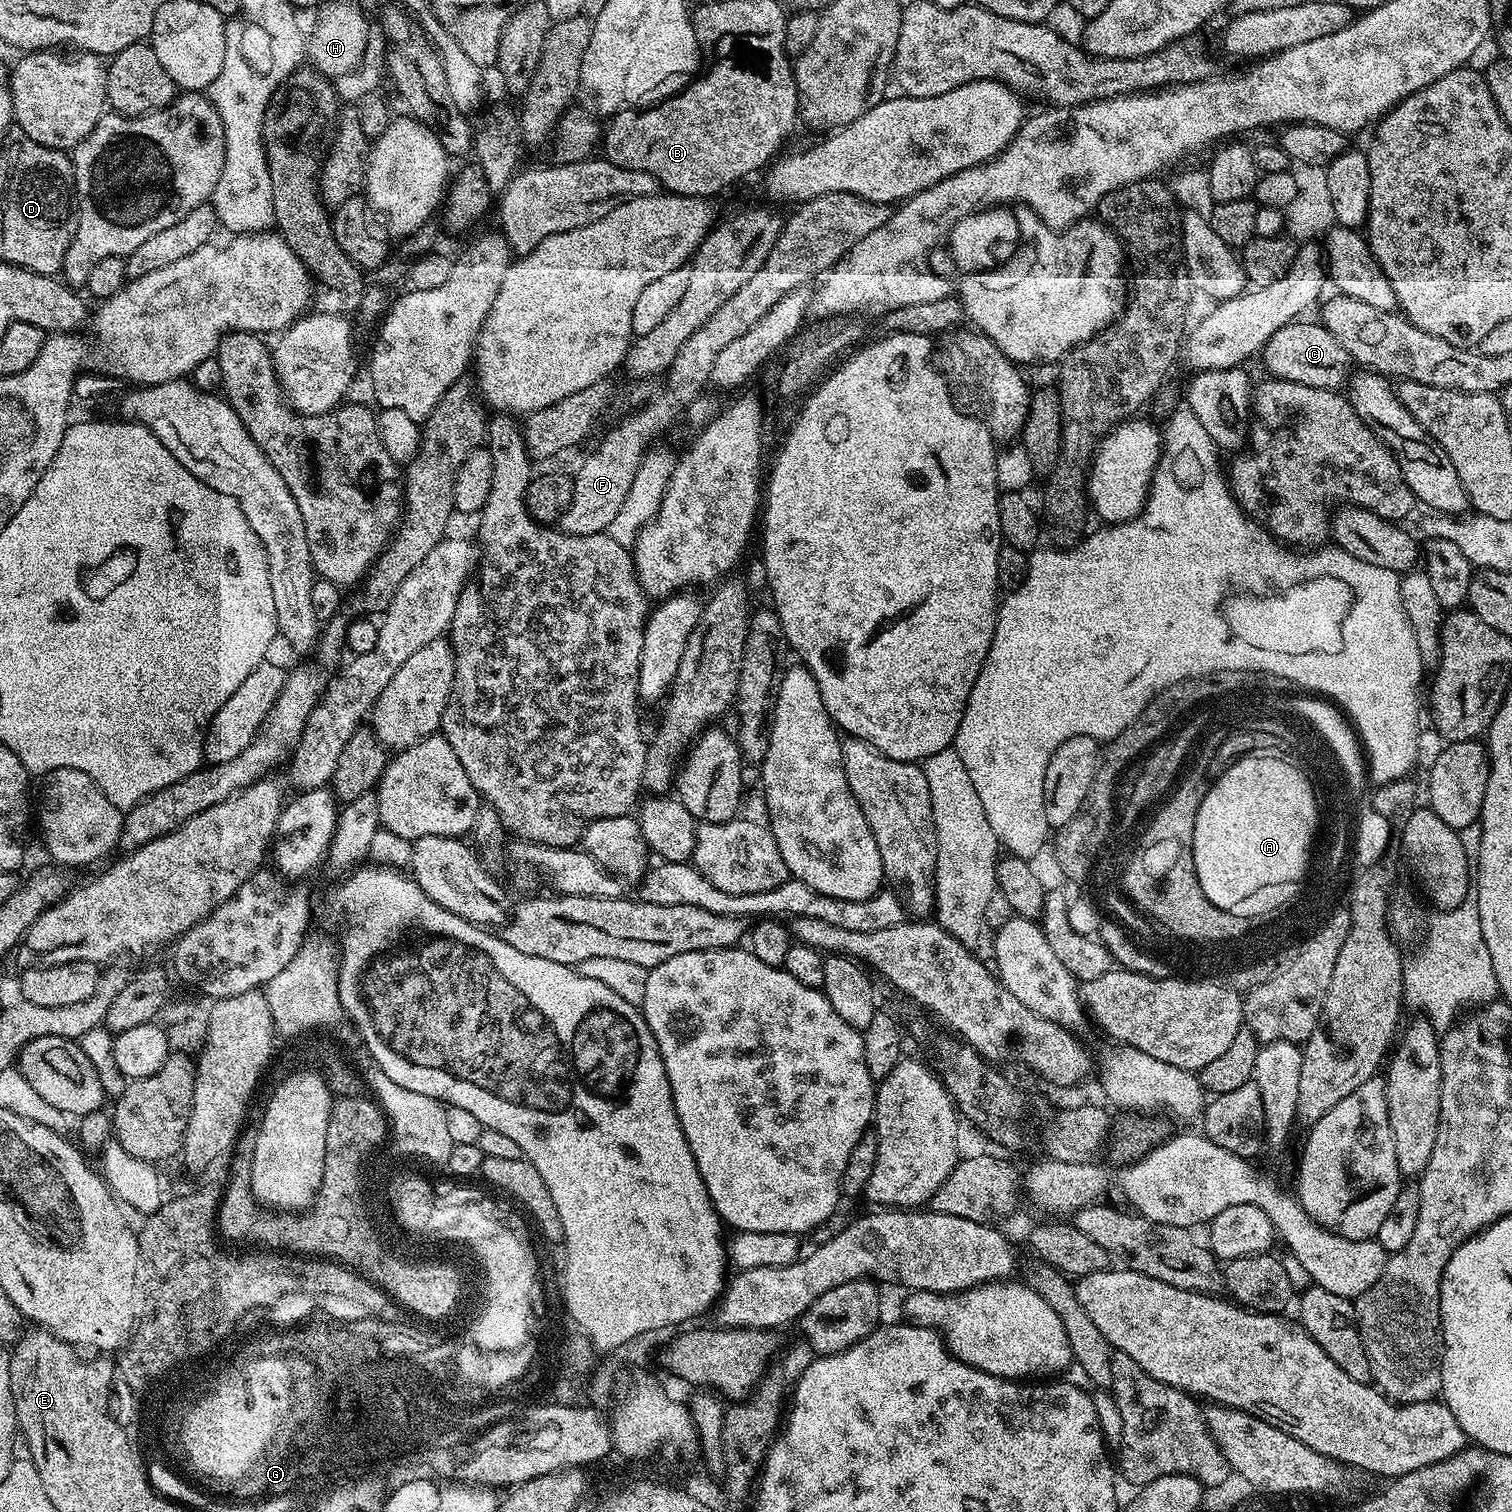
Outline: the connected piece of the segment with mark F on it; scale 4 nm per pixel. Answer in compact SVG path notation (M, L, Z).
M827 192L813 200L805 200L792 217L783 221L778 238L758 274L742 286L706 320L701 328L678 350L678 356L664 374L664 388L644 406L610 429L600 446L588 455L578 472L573 475L574 497L567 512L558 522L567 534L594 534L607 531L618 516L638 466L647 455L649 440L664 431L680 414L701 399L704 383L712 379L714 358L728 343L734 342L754 326L786 294L811 285L811 280L833 268L866 234L878 230L892 216L893 209L886 204L875 204L860 196L845 192Z

